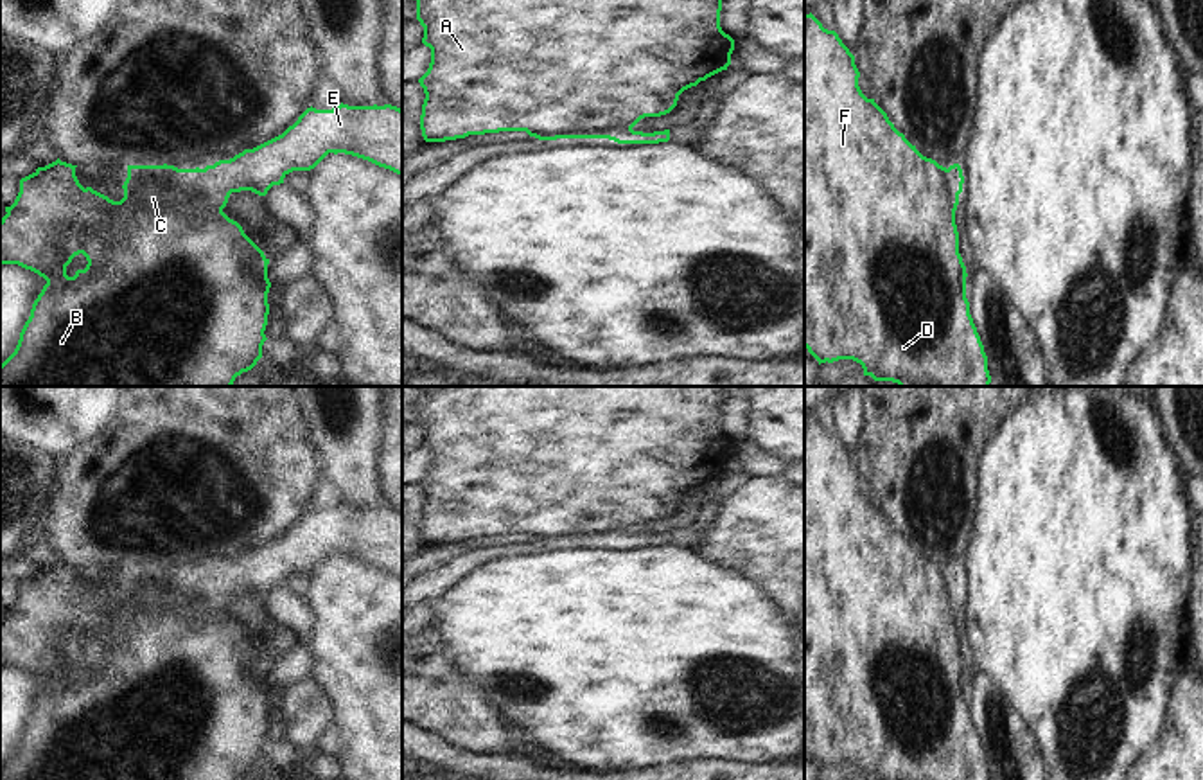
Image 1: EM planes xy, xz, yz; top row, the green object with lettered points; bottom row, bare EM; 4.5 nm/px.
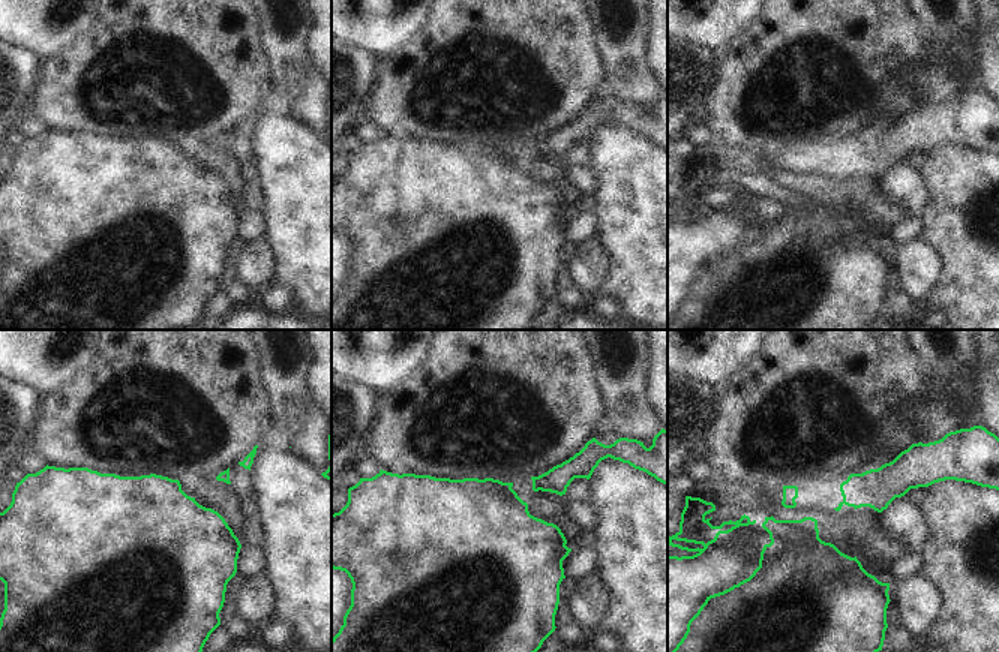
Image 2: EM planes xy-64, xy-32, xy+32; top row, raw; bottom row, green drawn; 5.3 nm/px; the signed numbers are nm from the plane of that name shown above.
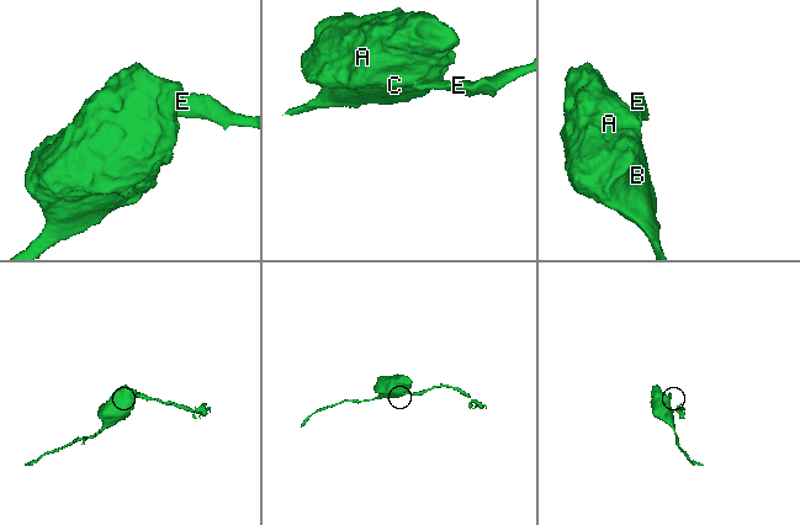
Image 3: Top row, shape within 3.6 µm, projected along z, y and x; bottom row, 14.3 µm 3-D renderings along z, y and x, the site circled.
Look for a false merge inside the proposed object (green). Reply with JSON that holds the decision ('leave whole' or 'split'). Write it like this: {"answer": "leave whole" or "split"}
{"answer": "split"}

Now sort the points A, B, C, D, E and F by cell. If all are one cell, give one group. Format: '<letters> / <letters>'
A B C D F / E

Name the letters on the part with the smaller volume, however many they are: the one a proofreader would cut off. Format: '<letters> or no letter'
E.

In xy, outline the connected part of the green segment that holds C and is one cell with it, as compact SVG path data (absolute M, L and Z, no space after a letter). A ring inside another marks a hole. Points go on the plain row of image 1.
M57 561L22 581L14 606L5 609L7 616L0 622L0 667L18 667L47 683L32 706L14 755L0 767L0 780L237 780L251 773L262 760L262 748L268 742L264 733L269 717L269 661L244 636L242 629L223 615L230 597L217 597L215 588L205 581L199 570L127 568L127 581L122 588L124 600L113 604L92 589L84 591L75 579L75 570ZM79 656L86 660L88 667L84 672L77 672L74 679L68 679L66 669Z

